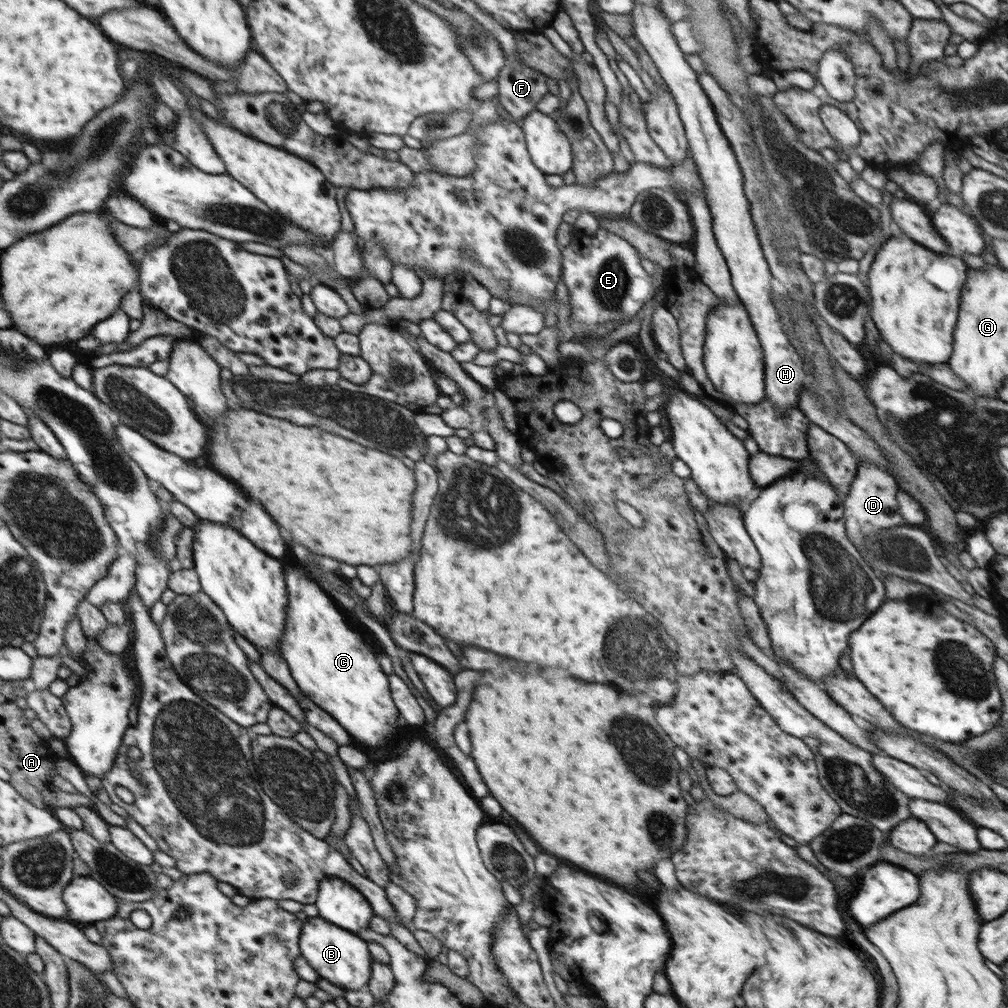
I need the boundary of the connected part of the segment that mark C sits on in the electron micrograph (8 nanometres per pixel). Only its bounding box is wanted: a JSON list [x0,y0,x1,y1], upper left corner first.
[280,566,407,748]

